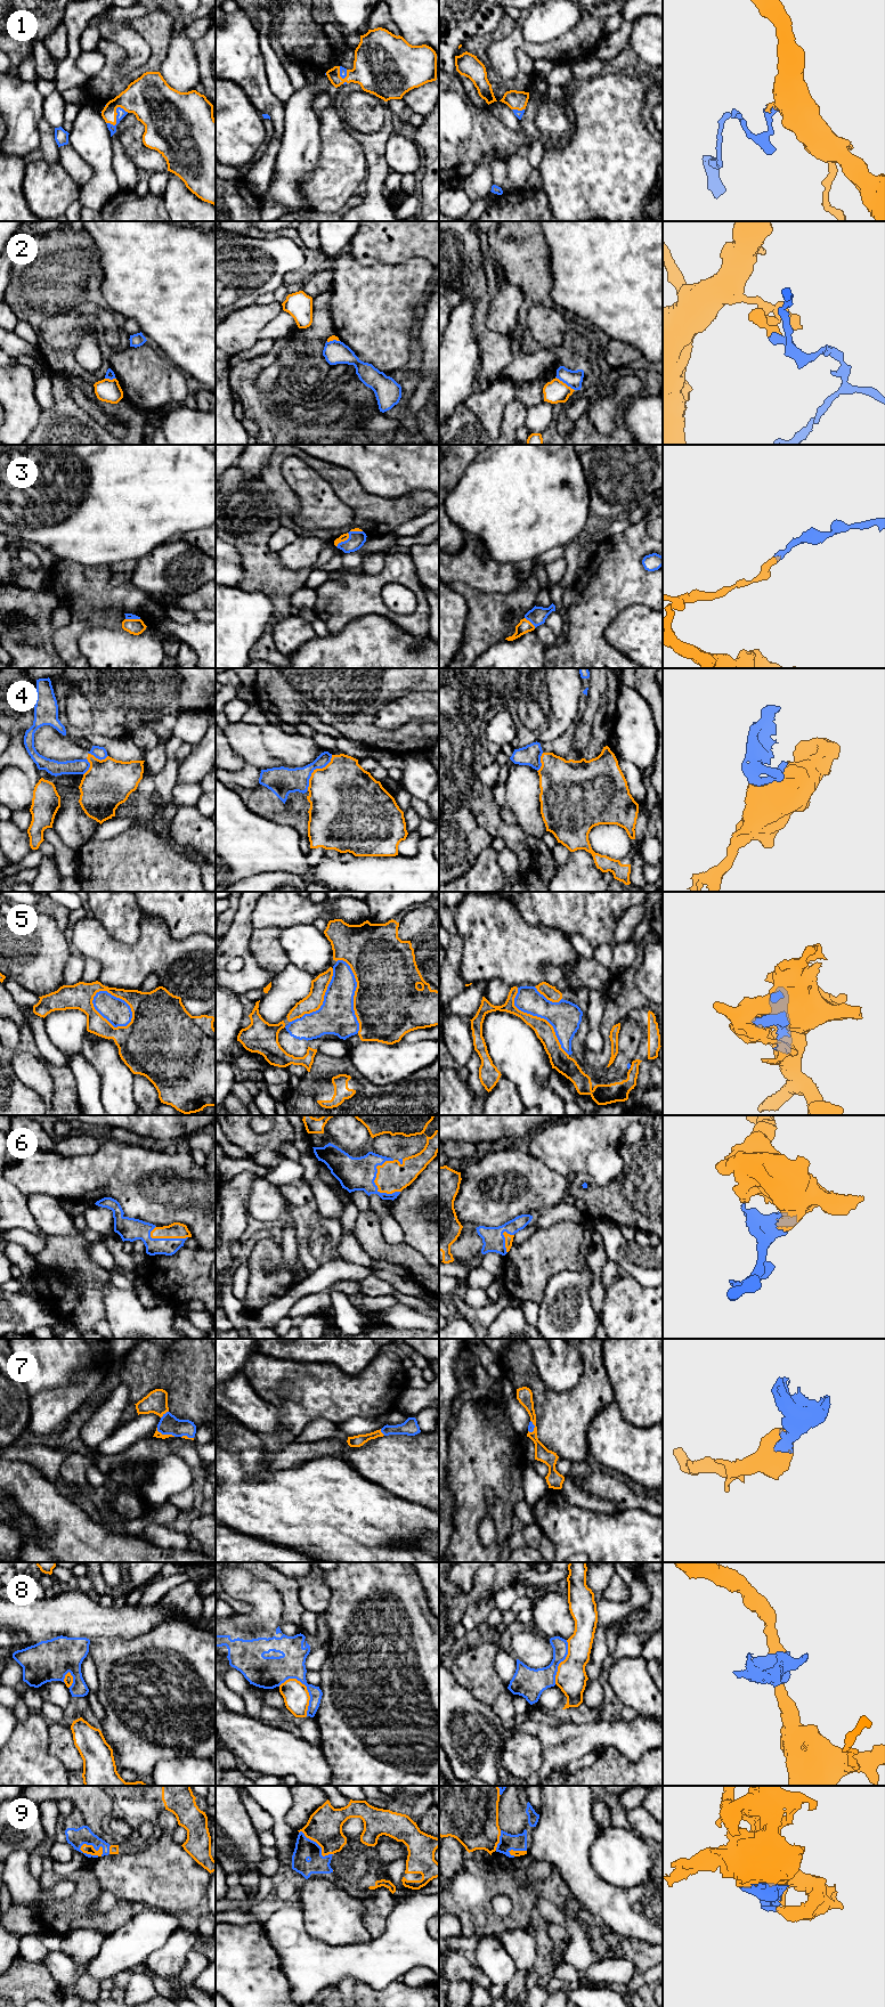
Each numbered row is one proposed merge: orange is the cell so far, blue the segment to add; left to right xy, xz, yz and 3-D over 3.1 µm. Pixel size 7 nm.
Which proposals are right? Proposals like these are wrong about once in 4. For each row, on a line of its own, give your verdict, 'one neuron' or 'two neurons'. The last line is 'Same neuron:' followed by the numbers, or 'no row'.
1: one neuron
2: two neurons
3: one neuron
4: two neurons
5: two neurons
6: one neuron
7: one neuron
8: two neurons
9: one neuron
Same neuron: 1, 3, 6, 7, 9

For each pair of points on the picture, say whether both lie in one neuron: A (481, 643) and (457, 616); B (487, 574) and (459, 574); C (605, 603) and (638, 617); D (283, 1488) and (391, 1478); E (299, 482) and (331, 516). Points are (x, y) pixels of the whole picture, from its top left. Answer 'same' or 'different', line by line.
A: different
B: same
C: different
D: different
E: same

